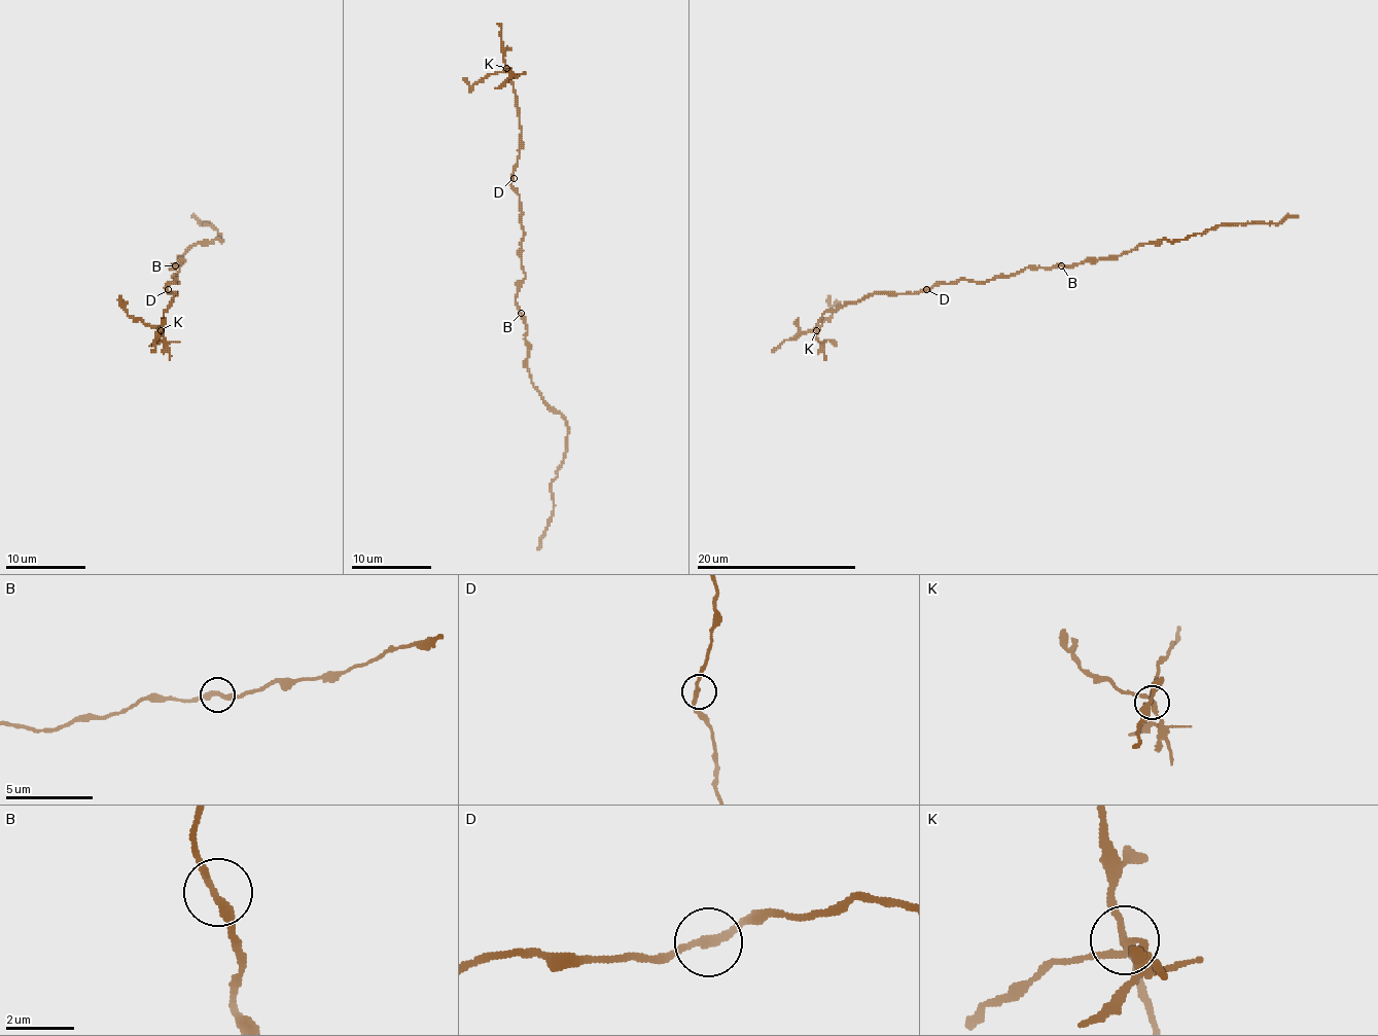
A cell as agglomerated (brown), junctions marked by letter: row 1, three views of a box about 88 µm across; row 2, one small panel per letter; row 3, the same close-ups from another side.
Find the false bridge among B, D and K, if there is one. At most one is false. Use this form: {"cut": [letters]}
{"cut": ["K"]}

